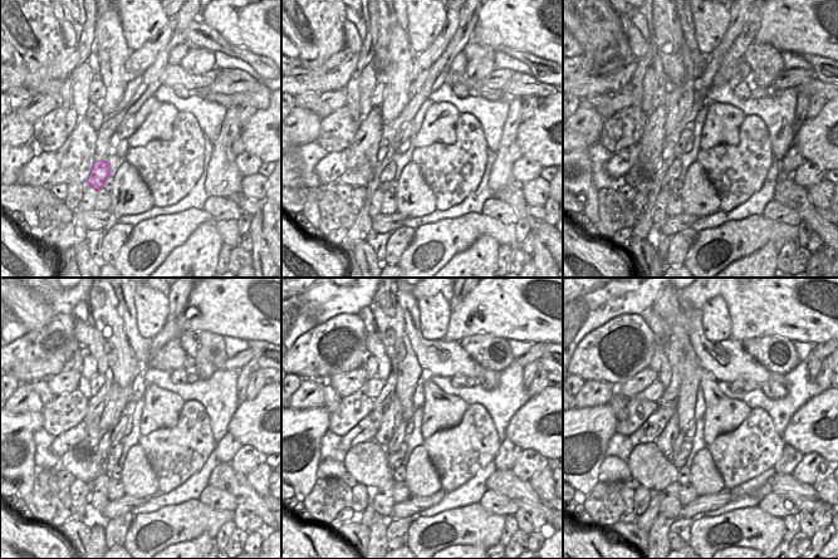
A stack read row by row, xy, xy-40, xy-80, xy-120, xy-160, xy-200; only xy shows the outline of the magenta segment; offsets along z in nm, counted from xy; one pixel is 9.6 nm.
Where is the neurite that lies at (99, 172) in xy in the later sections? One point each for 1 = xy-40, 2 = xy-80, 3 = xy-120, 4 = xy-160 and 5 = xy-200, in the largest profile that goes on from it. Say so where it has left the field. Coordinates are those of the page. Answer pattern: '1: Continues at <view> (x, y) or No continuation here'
1: Continues at xy-40 (388, 168)
2: Continues at xy-80 (674, 172)
3: Continues at xy-120 (109, 461)
4: Continues at xy-160 (395, 460)
5: Continues at xy-200 (679, 461).

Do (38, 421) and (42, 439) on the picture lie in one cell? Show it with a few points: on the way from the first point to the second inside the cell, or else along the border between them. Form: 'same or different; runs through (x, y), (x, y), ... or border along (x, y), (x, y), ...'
different; border along (43, 428), (39, 428), (34, 435), (34, 459)

